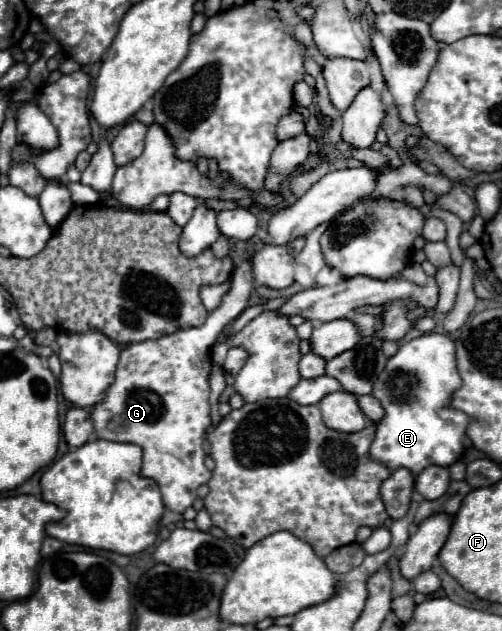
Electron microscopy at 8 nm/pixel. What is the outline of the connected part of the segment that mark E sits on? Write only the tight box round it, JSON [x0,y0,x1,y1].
[370,332,470,474]

